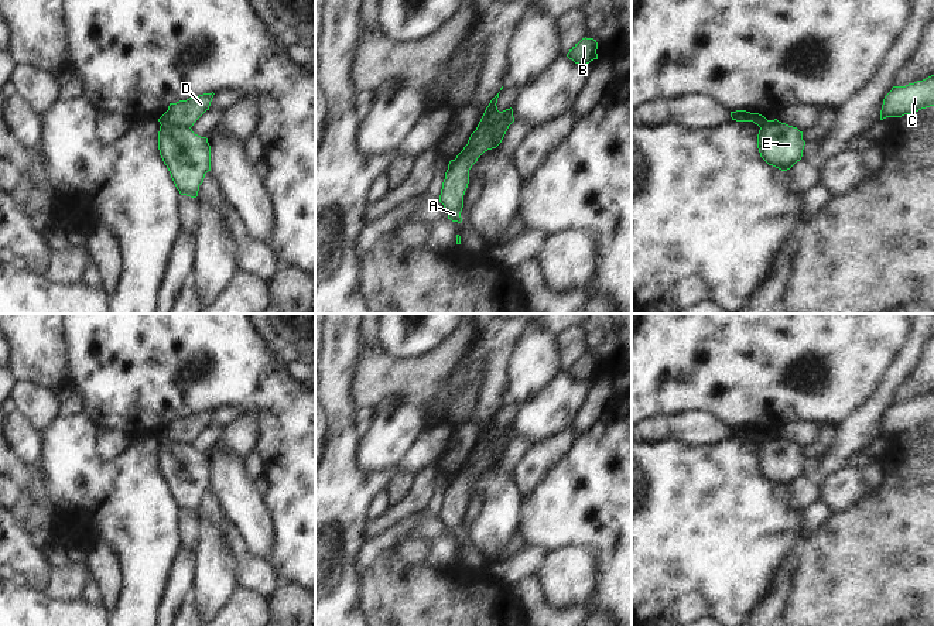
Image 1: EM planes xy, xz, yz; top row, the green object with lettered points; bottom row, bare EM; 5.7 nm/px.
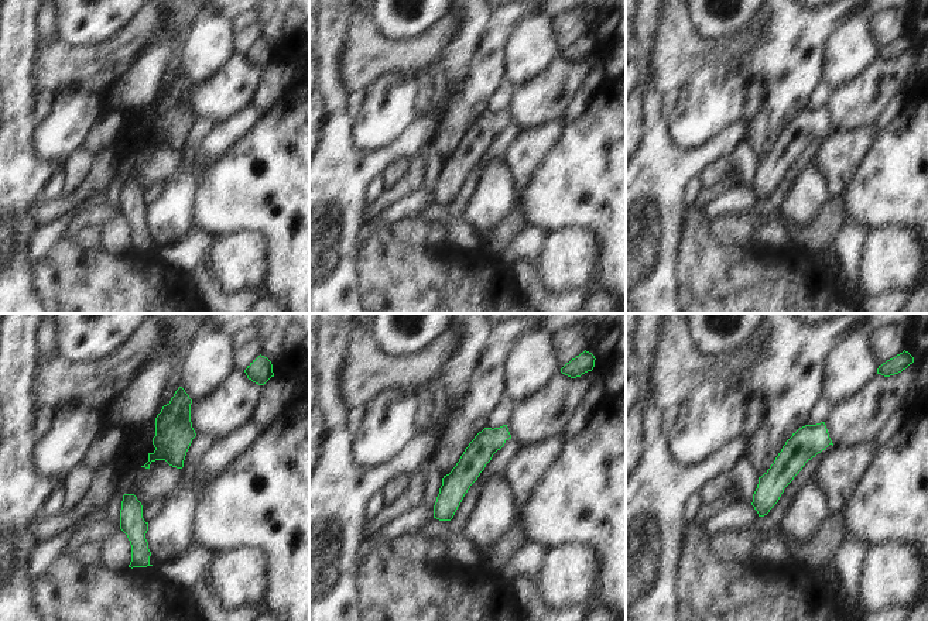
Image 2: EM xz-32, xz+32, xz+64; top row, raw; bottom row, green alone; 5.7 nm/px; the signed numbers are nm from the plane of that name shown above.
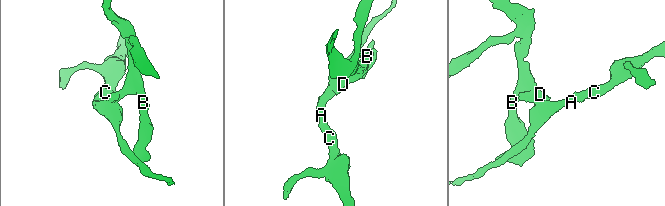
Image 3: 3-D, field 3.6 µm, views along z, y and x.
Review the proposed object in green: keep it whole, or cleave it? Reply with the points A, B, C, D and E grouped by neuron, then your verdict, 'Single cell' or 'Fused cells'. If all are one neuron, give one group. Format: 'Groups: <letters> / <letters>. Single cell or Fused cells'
Groups: A C E / B D. Fused cells

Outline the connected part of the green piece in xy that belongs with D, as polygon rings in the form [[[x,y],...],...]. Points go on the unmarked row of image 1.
[[[203,410],[187,417],[170,420],[168,427],[158,435],[162,442],[175,442],[179,445],[191,445],[194,439],[209,427],[212,410]]]

